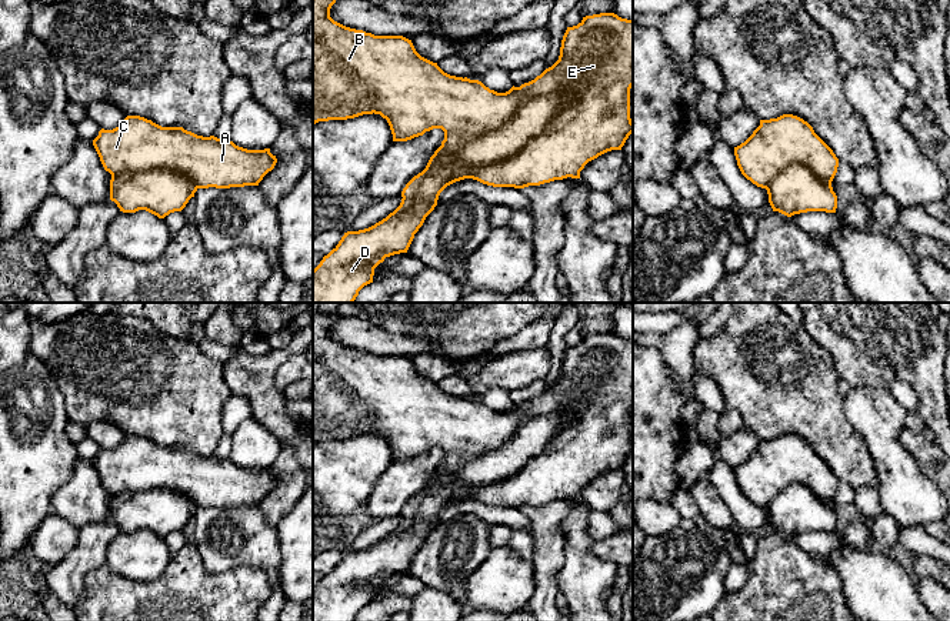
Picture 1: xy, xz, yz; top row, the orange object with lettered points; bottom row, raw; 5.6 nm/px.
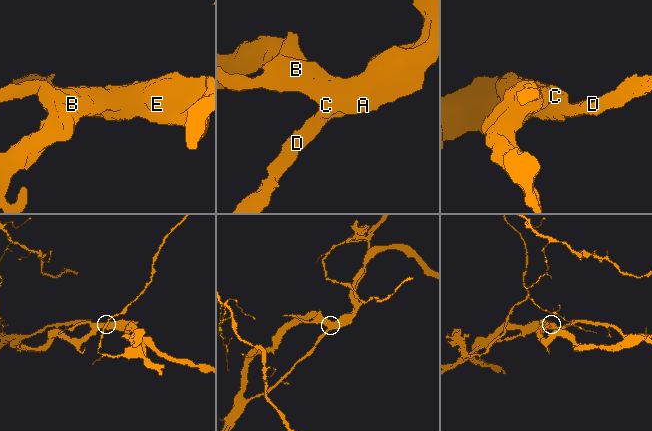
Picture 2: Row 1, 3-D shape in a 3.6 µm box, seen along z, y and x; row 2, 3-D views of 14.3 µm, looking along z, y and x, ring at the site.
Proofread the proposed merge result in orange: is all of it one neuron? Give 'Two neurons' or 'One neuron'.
One neuron

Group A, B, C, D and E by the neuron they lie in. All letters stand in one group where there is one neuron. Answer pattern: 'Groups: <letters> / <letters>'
Groups: A B C D E

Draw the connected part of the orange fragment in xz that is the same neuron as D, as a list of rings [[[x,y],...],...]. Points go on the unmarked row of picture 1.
[[[337,313],[313,317],[313,444],[374,433],[387,440],[393,461],[407,461],[433,448],[441,448],[444,460],[426,488],[406,504],[401,522],[393,532],[369,548],[344,552],[339,564],[323,577],[313,590],[313,621],[354,621],[359,611],[373,602],[374,588],[386,577],[407,572],[414,554],[447,505],[473,498],[493,507],[524,508],[567,497],[580,498],[589,481],[607,471],[621,470],[633,453],[633,340],[614,333],[583,337],[577,345],[567,347],[559,380],[551,387],[520,407],[497,413],[479,400],[444,393],[437,383],[421,377],[411,360],[403,355],[374,355],[334,341],[330,328],[337,317]]]

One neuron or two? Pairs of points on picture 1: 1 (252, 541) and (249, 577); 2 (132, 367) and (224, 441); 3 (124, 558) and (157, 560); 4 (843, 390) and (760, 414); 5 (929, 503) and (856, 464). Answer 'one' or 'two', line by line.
1: two
2: two
3: one
4: two
5: two

